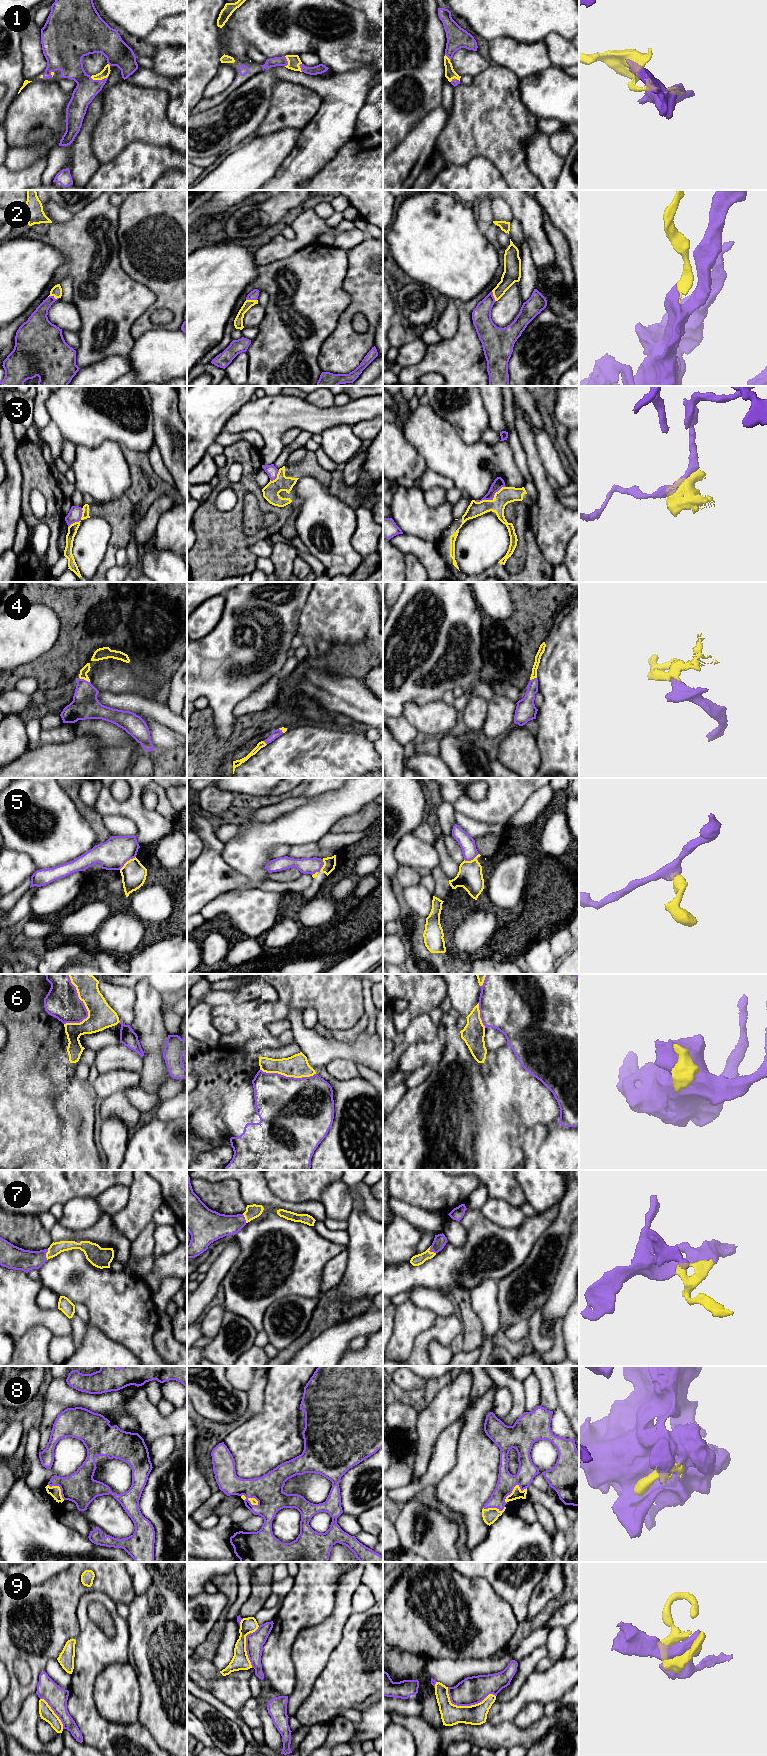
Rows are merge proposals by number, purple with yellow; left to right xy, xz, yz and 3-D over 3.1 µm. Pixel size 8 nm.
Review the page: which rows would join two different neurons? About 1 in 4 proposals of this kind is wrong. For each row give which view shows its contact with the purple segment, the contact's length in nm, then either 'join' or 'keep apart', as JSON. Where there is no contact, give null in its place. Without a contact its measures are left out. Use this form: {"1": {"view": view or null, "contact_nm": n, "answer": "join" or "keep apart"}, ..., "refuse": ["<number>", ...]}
{"1": {"view": "xy", "contact_nm": 140, "answer": "join"}, "2": {"view": "xy", "contact_nm": 90, "answer": "join"}, "3": {"view": "yz", "contact_nm": 260, "answer": "keep apart"}, "4": {"view": "xy", "contact_nm": 100, "answer": "join"}, "5": {"view": "xy", "contact_nm": 170, "answer": "keep apart"}, "6": {"view": "xy", "contact_nm": 400, "answer": "keep apart"}, "7": {"view": "yz", "contact_nm": 80, "answer": "join"}, "8": {"view": "yz", "contact_nm": 220, "answer": "join"}, "9": {"view": "yz", "contact_nm": 400, "answer": "keep apart"}, "refuse": ["3", "5", "6", "9"]}

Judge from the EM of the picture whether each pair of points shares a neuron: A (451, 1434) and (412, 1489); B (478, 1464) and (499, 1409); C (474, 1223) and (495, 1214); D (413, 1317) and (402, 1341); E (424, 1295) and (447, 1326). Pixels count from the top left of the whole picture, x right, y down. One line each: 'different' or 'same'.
A: same
B: different
C: different
D: same
E: different

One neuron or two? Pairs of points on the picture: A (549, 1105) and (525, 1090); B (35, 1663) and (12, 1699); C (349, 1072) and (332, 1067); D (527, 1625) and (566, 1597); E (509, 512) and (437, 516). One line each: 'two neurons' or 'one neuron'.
A: one neuron
B: one neuron
C: one neuron
D: one neuron
E: two neurons

